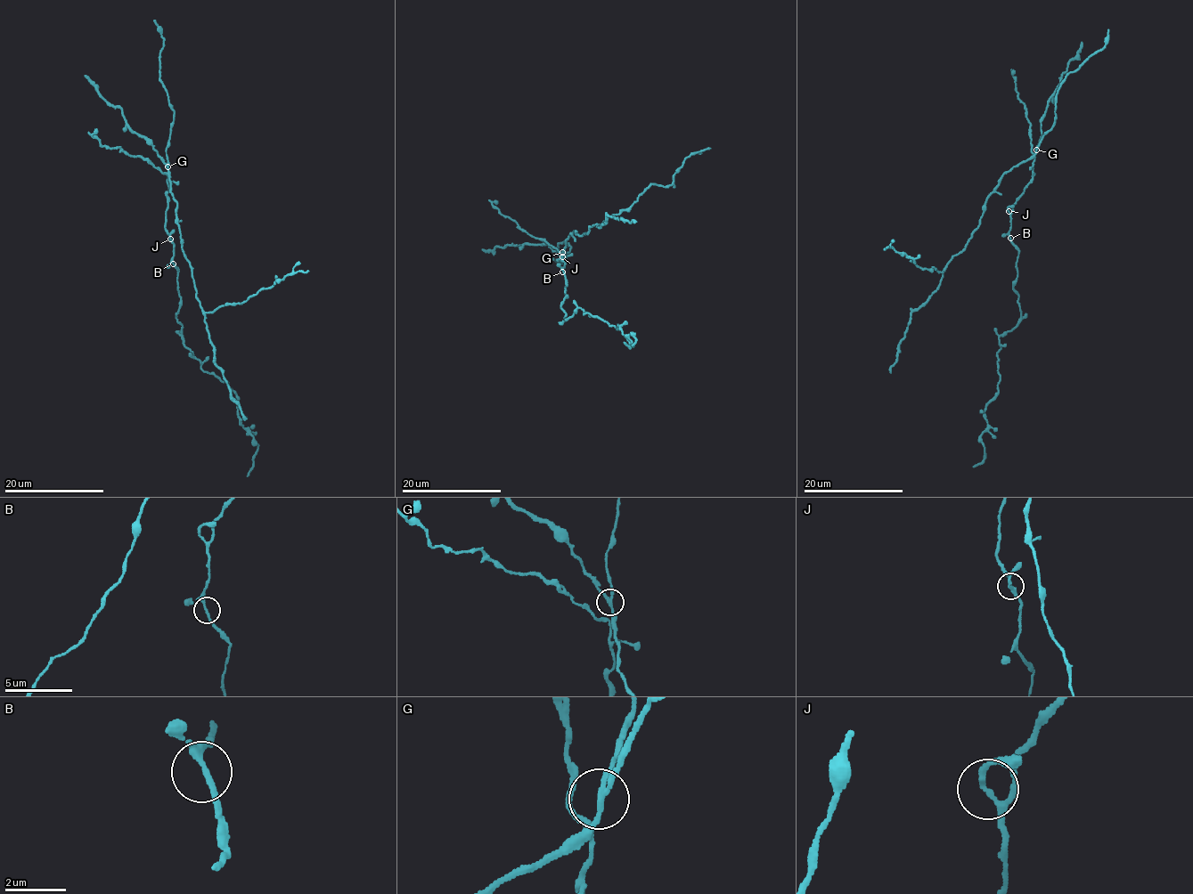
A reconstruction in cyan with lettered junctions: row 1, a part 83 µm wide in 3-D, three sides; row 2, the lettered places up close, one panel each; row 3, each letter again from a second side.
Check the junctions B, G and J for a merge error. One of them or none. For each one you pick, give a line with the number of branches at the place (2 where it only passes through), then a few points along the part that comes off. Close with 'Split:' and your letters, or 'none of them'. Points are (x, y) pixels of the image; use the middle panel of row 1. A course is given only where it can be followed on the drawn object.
G: 3 branches meet; foreign part runs (562, 251), (552, 250), (543, 244), (528, 242), (498, 246), (491, 250), (482, 249)
Split: G

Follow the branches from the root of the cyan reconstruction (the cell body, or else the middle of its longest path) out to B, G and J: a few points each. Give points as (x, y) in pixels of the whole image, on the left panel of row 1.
B: (167, 208), (166, 229), (173, 243), (173, 264)
G: (167, 208), (167, 166)
J: (167, 208), (166, 229), (170, 239)

